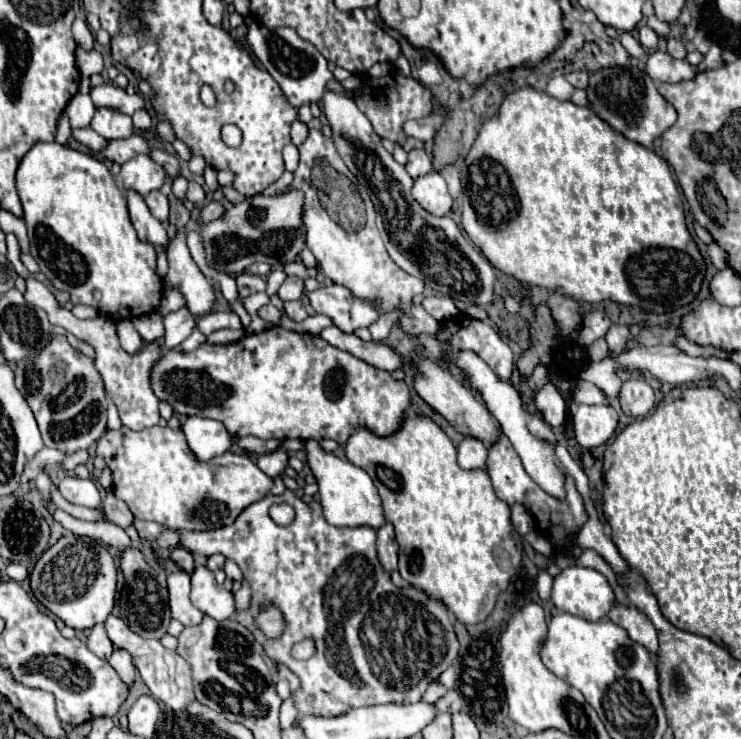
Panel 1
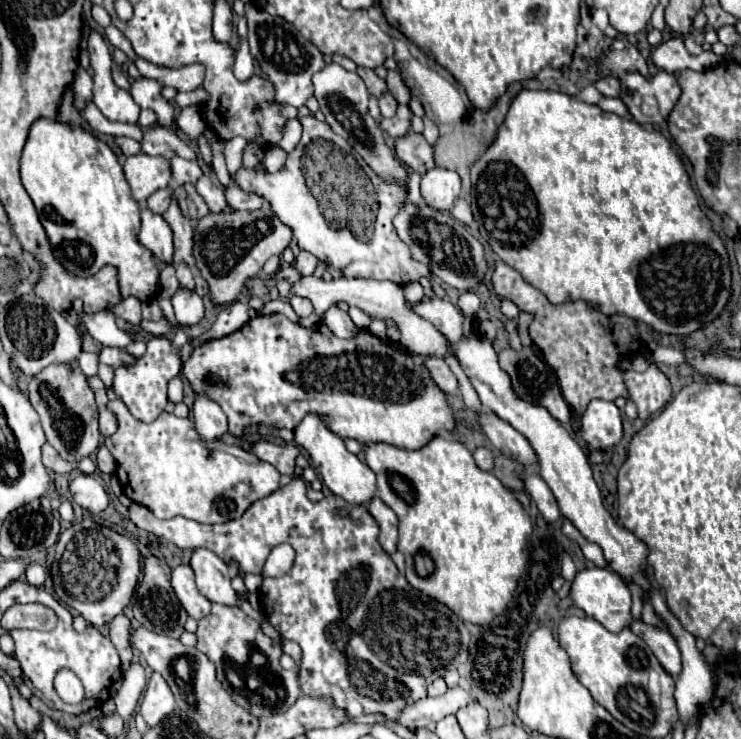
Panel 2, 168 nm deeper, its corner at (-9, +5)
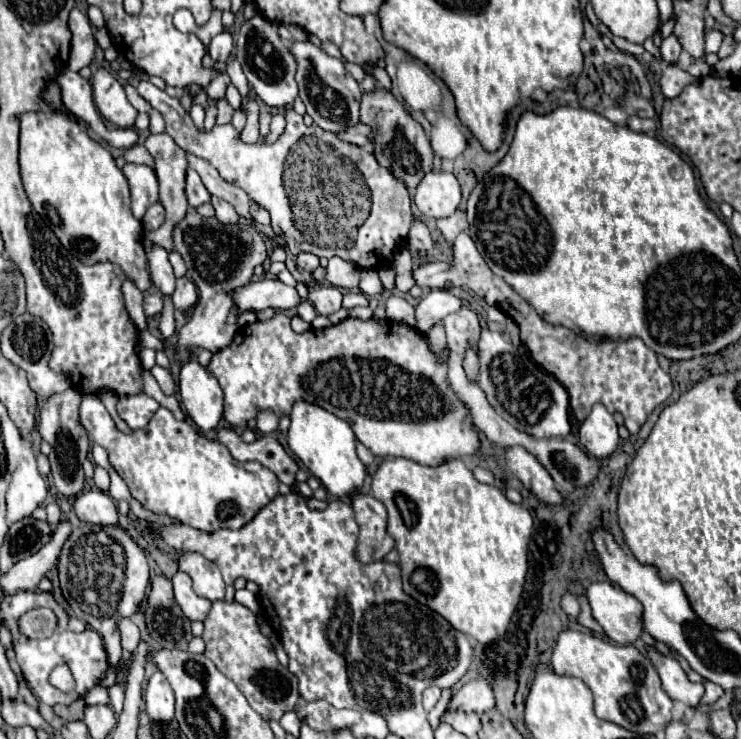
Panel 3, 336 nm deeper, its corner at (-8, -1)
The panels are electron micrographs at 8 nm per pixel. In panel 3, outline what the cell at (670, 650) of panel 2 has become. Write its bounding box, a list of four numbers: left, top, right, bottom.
[647,648,705,708]

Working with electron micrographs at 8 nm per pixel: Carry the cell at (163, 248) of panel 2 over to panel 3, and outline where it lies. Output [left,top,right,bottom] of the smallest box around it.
[147,246,175,296]

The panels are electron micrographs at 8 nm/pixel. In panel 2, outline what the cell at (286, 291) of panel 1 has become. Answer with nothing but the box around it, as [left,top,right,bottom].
[294,250,318,276]

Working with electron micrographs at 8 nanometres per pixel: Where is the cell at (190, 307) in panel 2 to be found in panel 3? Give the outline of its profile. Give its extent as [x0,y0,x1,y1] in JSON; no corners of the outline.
[173,278,197,310]

